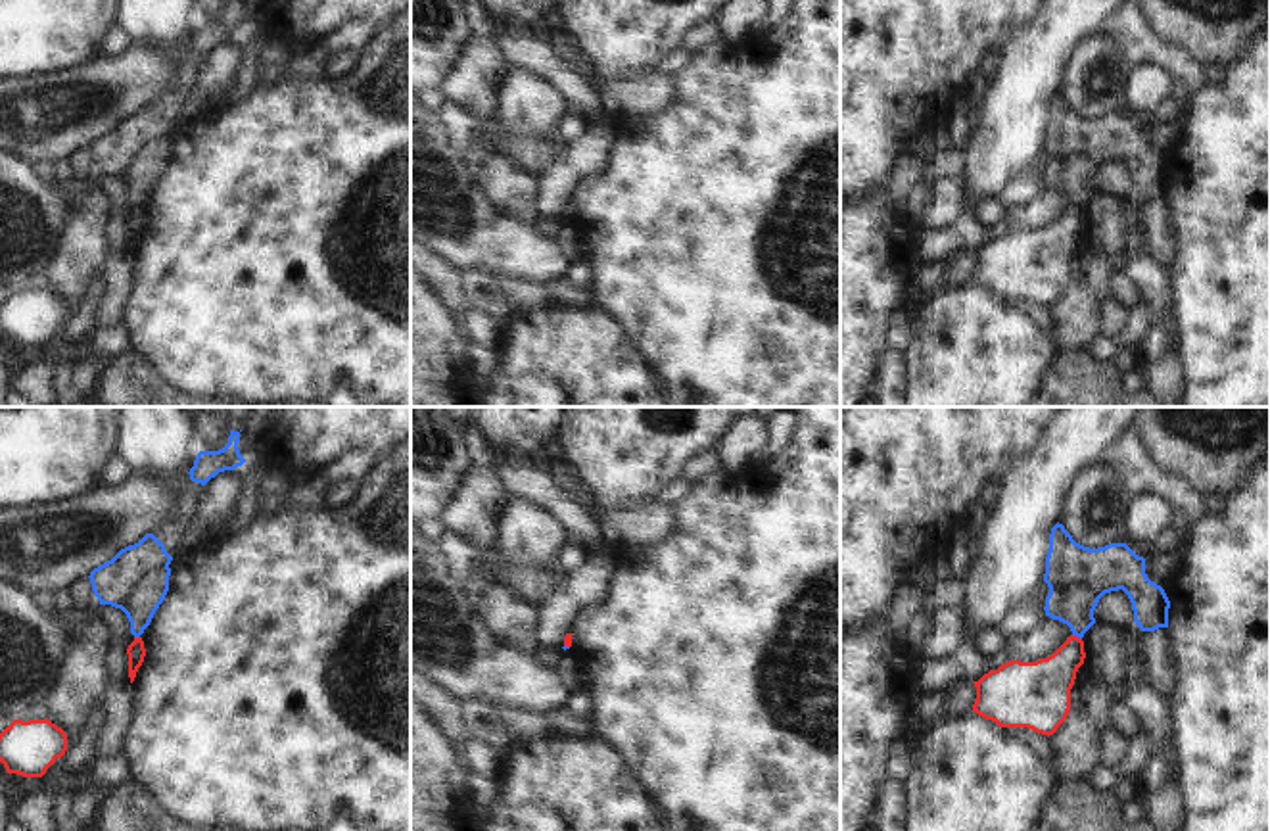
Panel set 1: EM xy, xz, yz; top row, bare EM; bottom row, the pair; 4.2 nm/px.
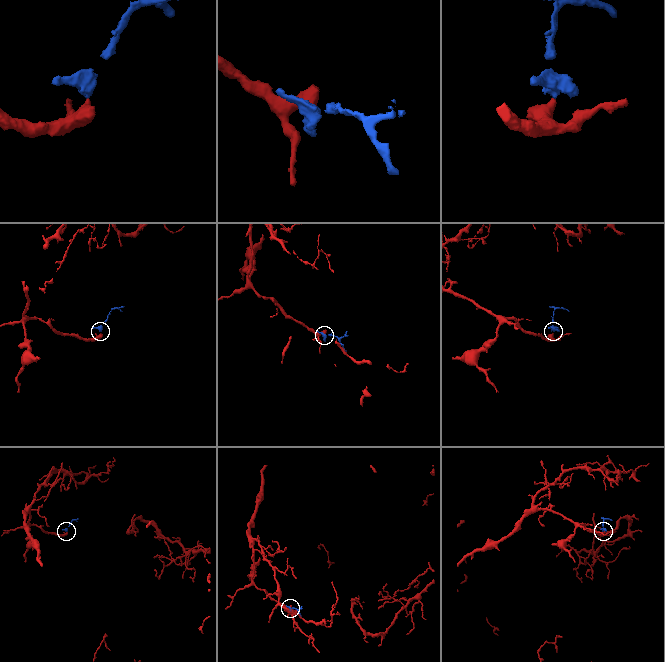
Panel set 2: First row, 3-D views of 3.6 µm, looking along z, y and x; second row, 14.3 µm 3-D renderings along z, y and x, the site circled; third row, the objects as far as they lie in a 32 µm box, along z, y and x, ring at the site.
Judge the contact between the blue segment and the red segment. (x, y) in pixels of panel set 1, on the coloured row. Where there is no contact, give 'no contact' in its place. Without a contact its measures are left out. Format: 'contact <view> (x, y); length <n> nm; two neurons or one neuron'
contact yz (1077, 636); length 50 nm; two neurons

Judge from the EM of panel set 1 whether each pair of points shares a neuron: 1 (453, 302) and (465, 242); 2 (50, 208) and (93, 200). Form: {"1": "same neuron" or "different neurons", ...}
{"1": "different neurons", "2": "different neurons"}

